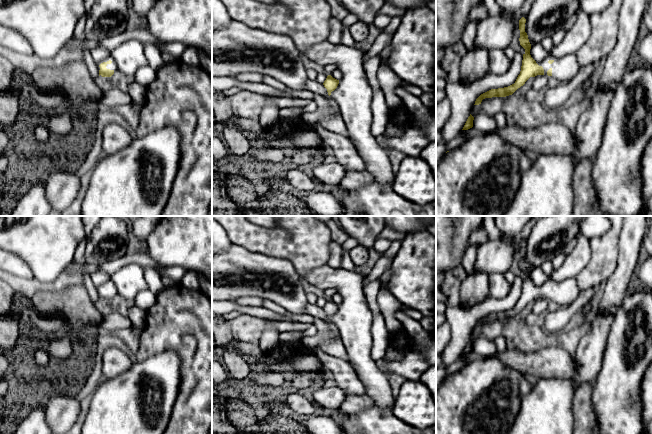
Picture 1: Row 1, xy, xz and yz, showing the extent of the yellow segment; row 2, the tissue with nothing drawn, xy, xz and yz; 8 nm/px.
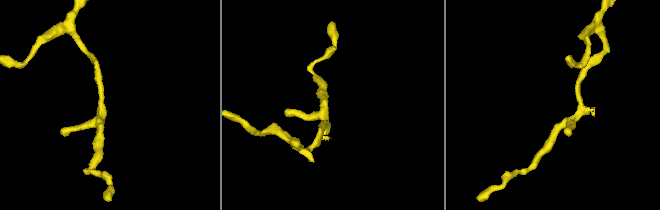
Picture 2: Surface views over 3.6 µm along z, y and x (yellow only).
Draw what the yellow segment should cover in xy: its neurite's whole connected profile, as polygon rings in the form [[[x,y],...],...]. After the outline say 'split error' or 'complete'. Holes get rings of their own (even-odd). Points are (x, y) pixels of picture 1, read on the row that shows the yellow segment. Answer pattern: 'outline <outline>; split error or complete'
outline [[[110,56],[97,64],[99,76],[111,77],[117,70],[117,65],[114,59]]]; split error

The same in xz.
outline [[[328,75],[323,83],[324,87],[327,89],[327,93],[324,96],[327,98],[330,106],[335,110],[336,113],[330,117],[322,119],[319,124],[329,131],[337,132],[339,134],[347,136],[349,140],[355,145],[353,139],[348,133],[344,119],[341,116],[337,104],[335,103],[334,99],[330,97],[331,92],[337,88],[338,84],[339,80],[333,78],[331,75]]]; split error

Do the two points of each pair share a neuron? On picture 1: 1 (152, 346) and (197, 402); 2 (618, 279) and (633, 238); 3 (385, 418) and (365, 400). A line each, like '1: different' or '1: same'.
1: same
2: same
3: different

